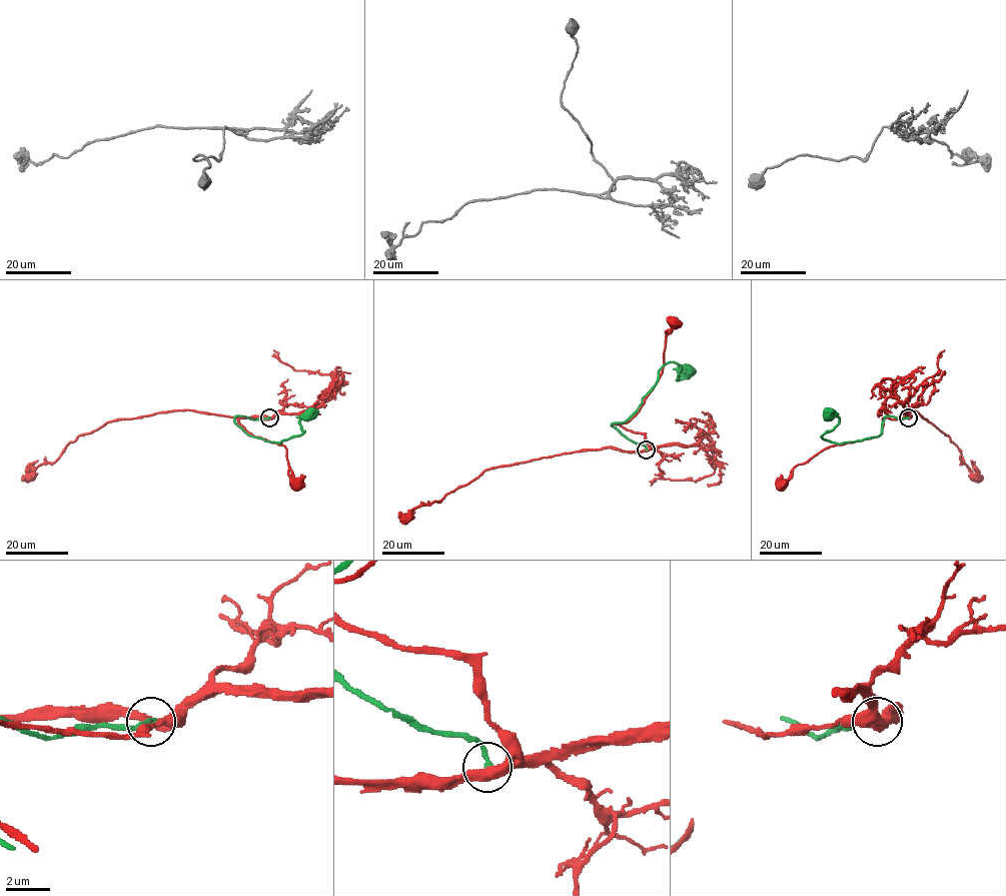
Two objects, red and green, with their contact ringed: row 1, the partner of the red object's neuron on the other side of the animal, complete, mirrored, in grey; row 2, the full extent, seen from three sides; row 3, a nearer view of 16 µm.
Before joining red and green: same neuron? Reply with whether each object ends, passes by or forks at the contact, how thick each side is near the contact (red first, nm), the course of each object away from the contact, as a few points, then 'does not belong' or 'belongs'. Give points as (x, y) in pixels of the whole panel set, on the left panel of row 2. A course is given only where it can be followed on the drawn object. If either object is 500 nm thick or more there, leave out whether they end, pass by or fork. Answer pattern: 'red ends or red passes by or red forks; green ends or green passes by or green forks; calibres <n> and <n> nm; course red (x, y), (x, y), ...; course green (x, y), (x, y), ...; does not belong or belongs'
red passes by; green ends; calibres 440 and 220 nm; course red (269, 417), (241, 417), (238, 422), (252, 435), (284, 445), (288, 467), (300, 482), (296, 485); course green (269, 417), (237, 416), (234, 421), (252, 436), (279, 443), (303, 431), (299, 419), (312, 412); does not belong

